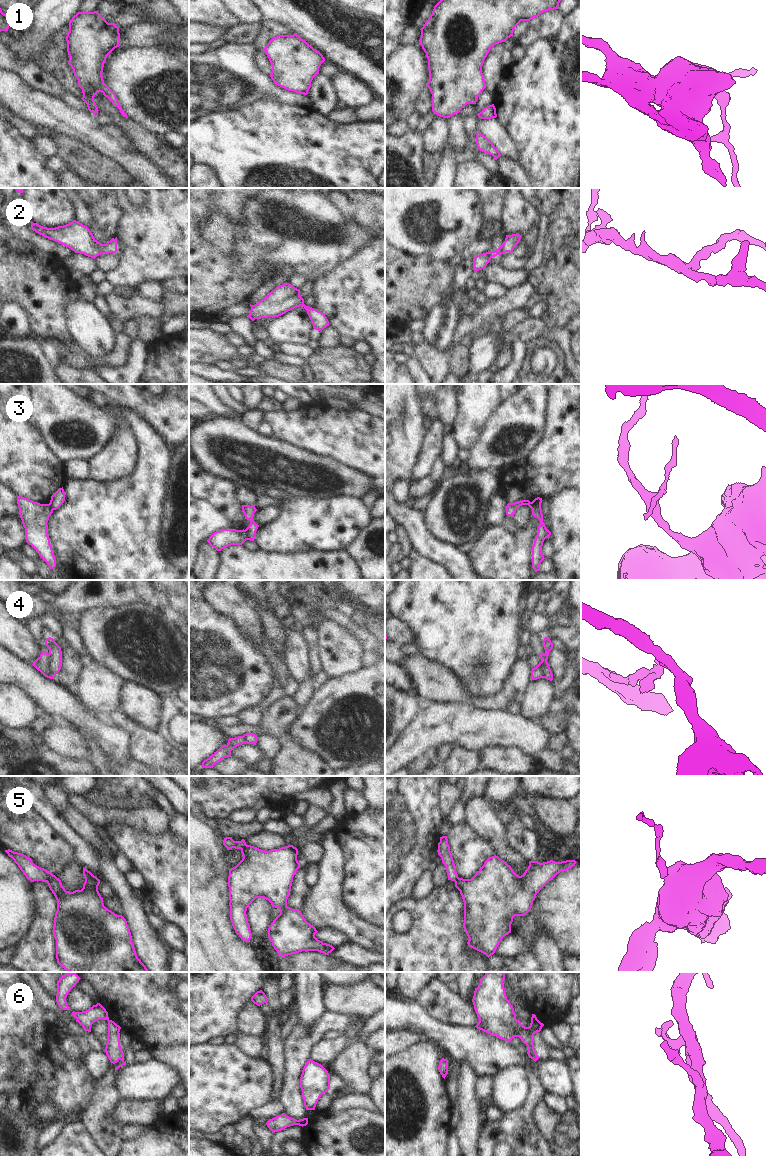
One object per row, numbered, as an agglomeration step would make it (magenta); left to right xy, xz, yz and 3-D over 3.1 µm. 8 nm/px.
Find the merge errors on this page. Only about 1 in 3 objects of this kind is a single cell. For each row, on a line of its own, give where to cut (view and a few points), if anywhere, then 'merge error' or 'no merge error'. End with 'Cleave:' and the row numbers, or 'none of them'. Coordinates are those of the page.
1: cut in xy along (103, 80), (99, 84), (100, 91); merge error
2: no cut; no merge error
3: cut in xz along (244, 530), (247, 539); merge error
4: cut in xy along (48, 654), (48, 671), (53, 676); merge error
5: cut in xy along (53, 875), (46, 881); merge error
6: cut in xz along (304, 1118), (302, 1126); merge error
Cleave: 1, 3, 4, 5, 6

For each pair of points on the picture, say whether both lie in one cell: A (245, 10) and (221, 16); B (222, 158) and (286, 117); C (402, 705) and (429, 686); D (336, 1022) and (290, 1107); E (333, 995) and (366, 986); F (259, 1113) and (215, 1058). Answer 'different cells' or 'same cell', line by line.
A: different cells
B: same cell
C: different cells
D: same cell
E: same cell
F: different cells

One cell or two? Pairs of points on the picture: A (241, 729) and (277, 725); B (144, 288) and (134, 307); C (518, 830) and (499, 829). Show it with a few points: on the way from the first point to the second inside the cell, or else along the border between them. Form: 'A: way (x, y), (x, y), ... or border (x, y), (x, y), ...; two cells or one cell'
A: way (250, 729), (266, 730), (268, 728); one cell
B: border (139, 293), (143, 297); two cells
C: border (505, 825), (506, 840), (516, 850); two cells

